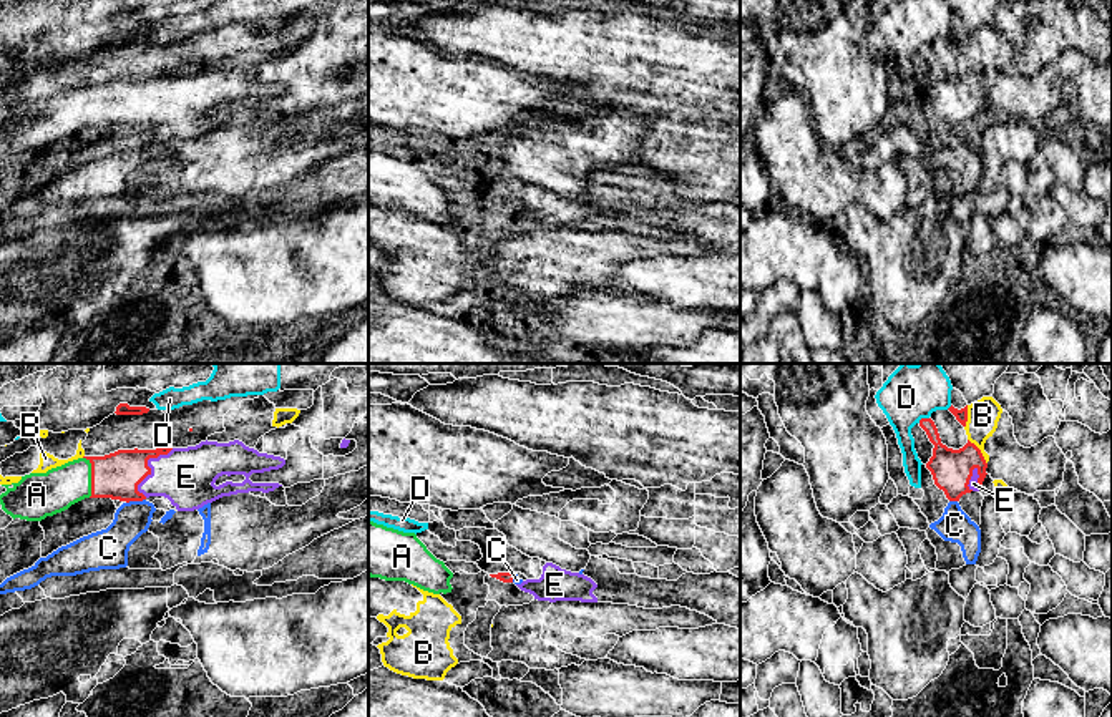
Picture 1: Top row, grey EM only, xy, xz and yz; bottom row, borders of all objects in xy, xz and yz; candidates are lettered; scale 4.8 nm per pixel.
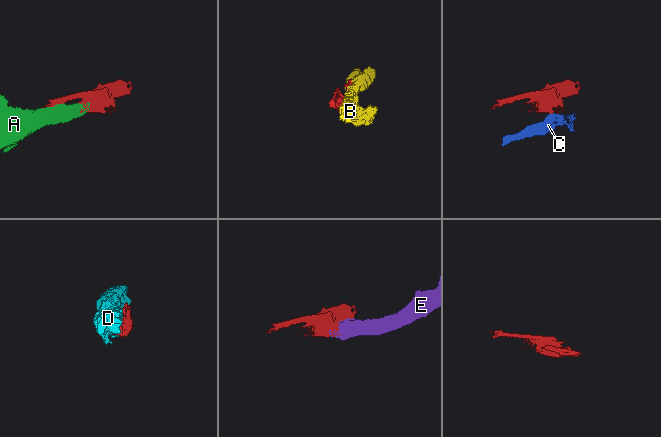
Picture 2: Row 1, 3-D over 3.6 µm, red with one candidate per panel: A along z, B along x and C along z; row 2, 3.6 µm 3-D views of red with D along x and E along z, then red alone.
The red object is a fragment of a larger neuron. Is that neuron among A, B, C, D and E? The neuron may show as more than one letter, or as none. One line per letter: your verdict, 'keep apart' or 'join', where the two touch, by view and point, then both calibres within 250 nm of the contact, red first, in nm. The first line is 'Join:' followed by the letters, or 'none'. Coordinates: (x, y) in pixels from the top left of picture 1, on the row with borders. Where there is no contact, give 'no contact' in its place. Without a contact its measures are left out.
Join: A, E
A: join; contact xy (92, 477); calibres 220 and 220 nm
B: keep apart; contact yz (980, 452); calibres 200 and 160 nm
C: keep apart; contact xy (135, 500); calibres 220 and 170 nm
D: keep apart; contact yz (923, 419); calibres 160 and 280 nm
E: join; contact xy (148, 467); calibres 220 and 280 nm

